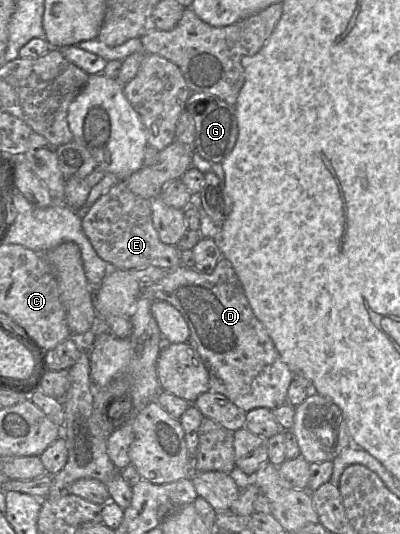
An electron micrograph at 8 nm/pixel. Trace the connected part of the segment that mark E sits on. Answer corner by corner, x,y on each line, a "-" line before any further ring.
120,181
103,193
86,209
81,217
82,229
95,251
110,269
133,270
140,267
157,266
164,270
181,265
180,251
176,245
168,245
159,239
152,221
149,200
134,194

